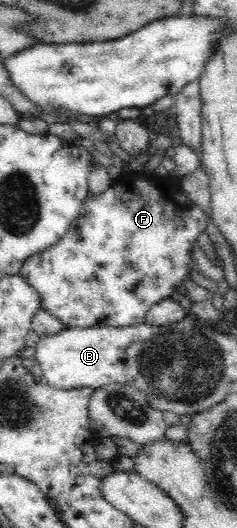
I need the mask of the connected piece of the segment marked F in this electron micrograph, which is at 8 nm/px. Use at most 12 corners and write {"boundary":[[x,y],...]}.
{"boundary":[[136,173],[19,269],[66,328],[183,289],[208,213]]}

